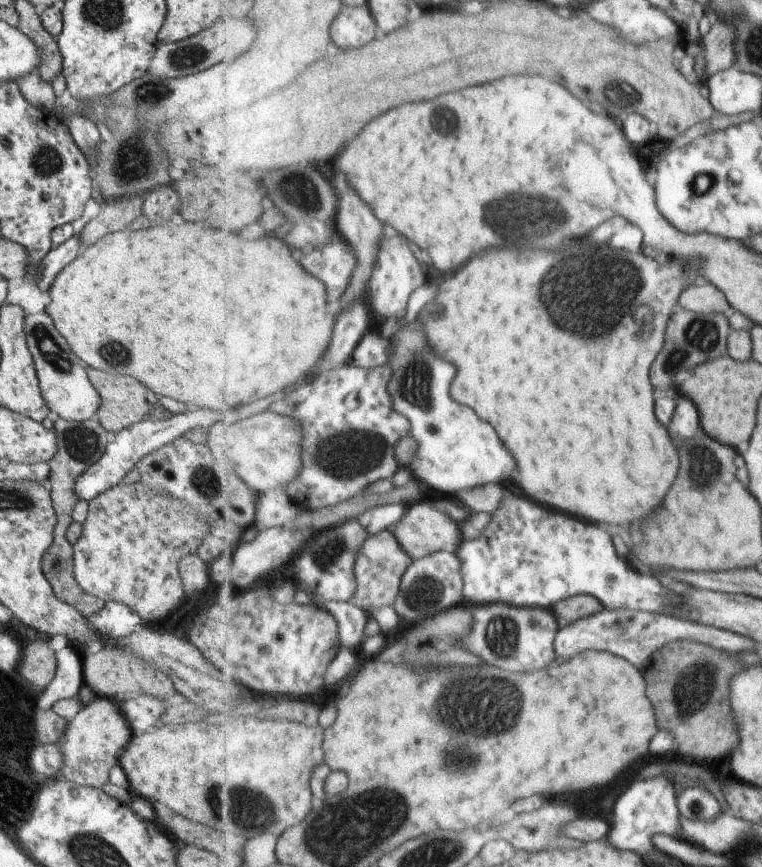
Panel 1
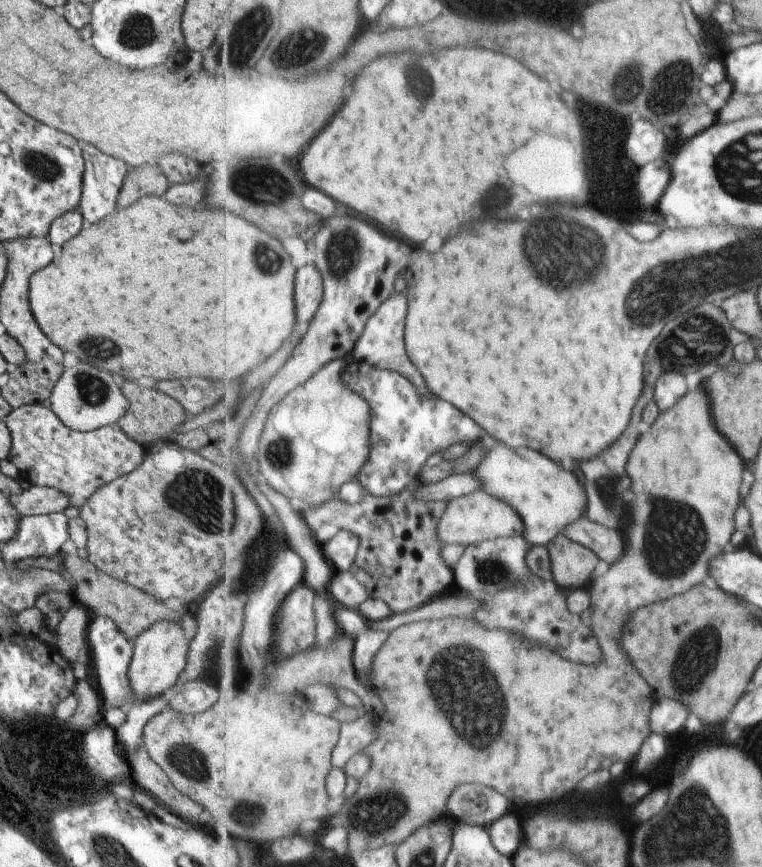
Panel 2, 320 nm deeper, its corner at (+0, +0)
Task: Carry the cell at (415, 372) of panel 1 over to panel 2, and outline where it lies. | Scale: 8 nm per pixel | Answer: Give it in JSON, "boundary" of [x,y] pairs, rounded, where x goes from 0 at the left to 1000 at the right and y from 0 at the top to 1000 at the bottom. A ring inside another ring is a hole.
{"boundary":[[[634,506],[646,512],[626,540],[633,562],[646,571],[667,579],[688,599],[690,622],[702,629],[719,630],[752,602],[770,594],[772,570],[766,556],[752,544],[741,542],[728,531],[697,517],[676,517],[660,510]]]}

